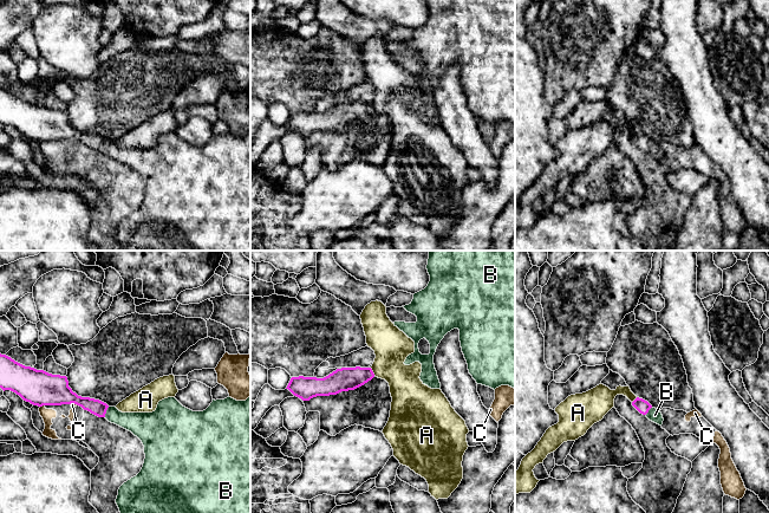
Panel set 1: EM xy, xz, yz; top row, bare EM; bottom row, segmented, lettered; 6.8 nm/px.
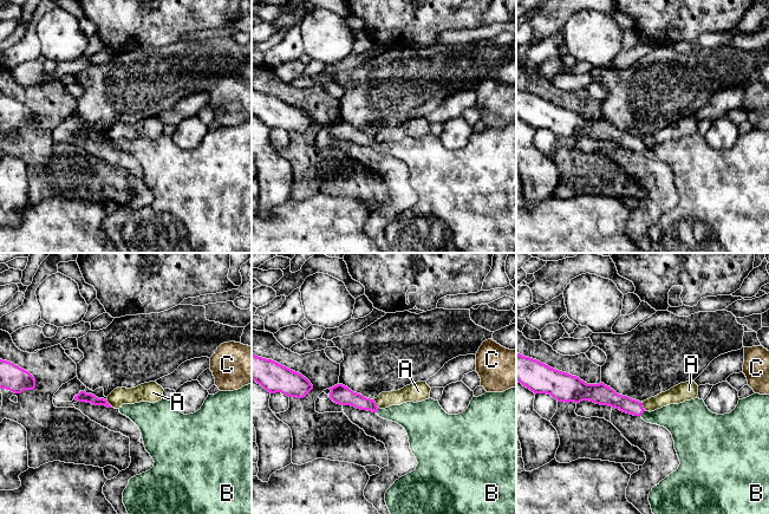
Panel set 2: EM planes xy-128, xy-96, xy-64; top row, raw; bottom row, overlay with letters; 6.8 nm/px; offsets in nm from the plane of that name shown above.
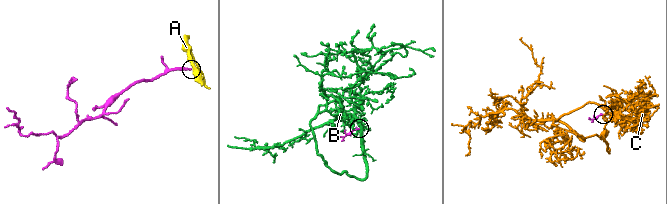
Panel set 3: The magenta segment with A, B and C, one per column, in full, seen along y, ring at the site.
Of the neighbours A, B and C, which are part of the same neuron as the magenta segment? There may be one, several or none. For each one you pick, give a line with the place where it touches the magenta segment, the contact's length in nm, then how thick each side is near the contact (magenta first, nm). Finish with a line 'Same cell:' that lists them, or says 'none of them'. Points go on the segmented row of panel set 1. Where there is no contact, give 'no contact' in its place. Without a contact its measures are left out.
B: meets magenta in xy at (105, 411); contact 80 nm long; 110 nm thick on the magenta side, 160 nm on the other
Same cell: B

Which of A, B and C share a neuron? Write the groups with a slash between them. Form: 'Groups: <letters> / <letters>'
Groups: A / B / C

